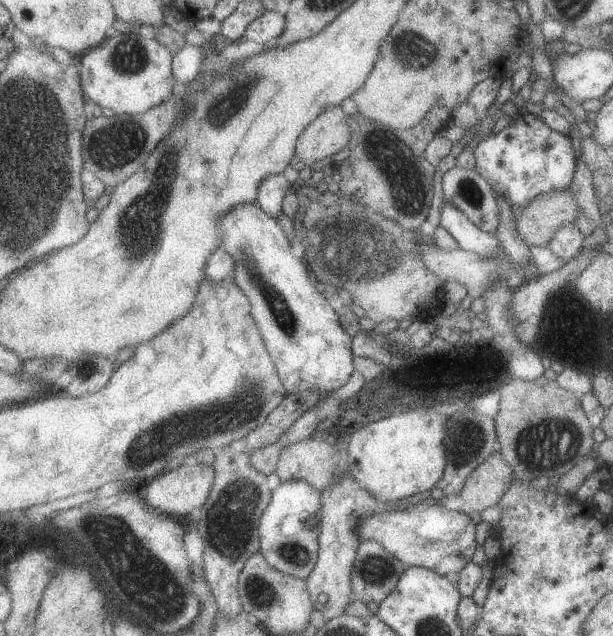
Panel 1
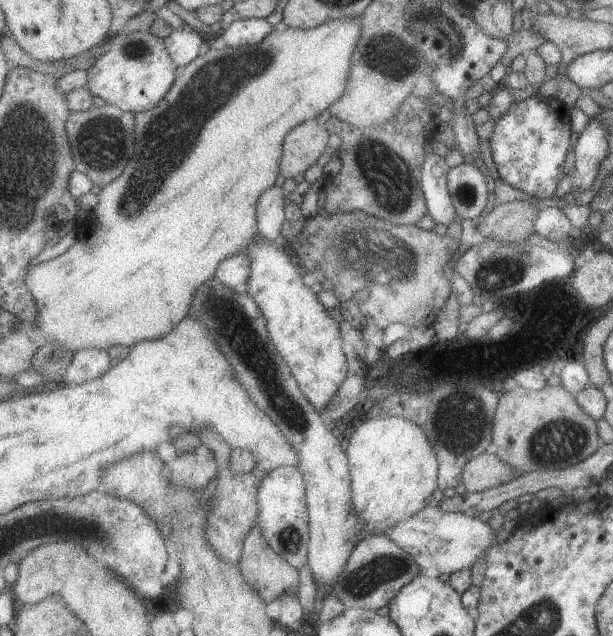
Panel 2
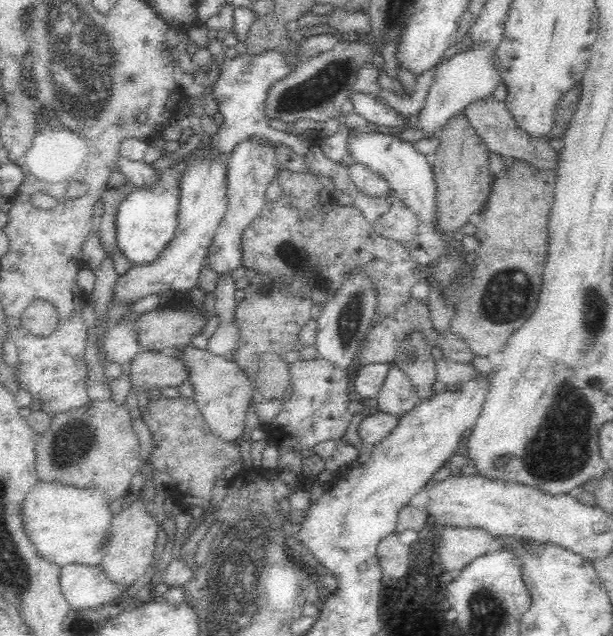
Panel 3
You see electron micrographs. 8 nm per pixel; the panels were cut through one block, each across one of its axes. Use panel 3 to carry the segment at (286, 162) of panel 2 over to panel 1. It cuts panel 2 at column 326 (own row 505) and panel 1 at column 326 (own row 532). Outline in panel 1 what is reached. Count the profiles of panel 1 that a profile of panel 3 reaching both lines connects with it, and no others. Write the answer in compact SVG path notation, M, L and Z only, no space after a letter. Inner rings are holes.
M341 105L331 107L318 116L299 137L291 164L293 168L303 170L349 146L352 126L347 122L348 116Z

